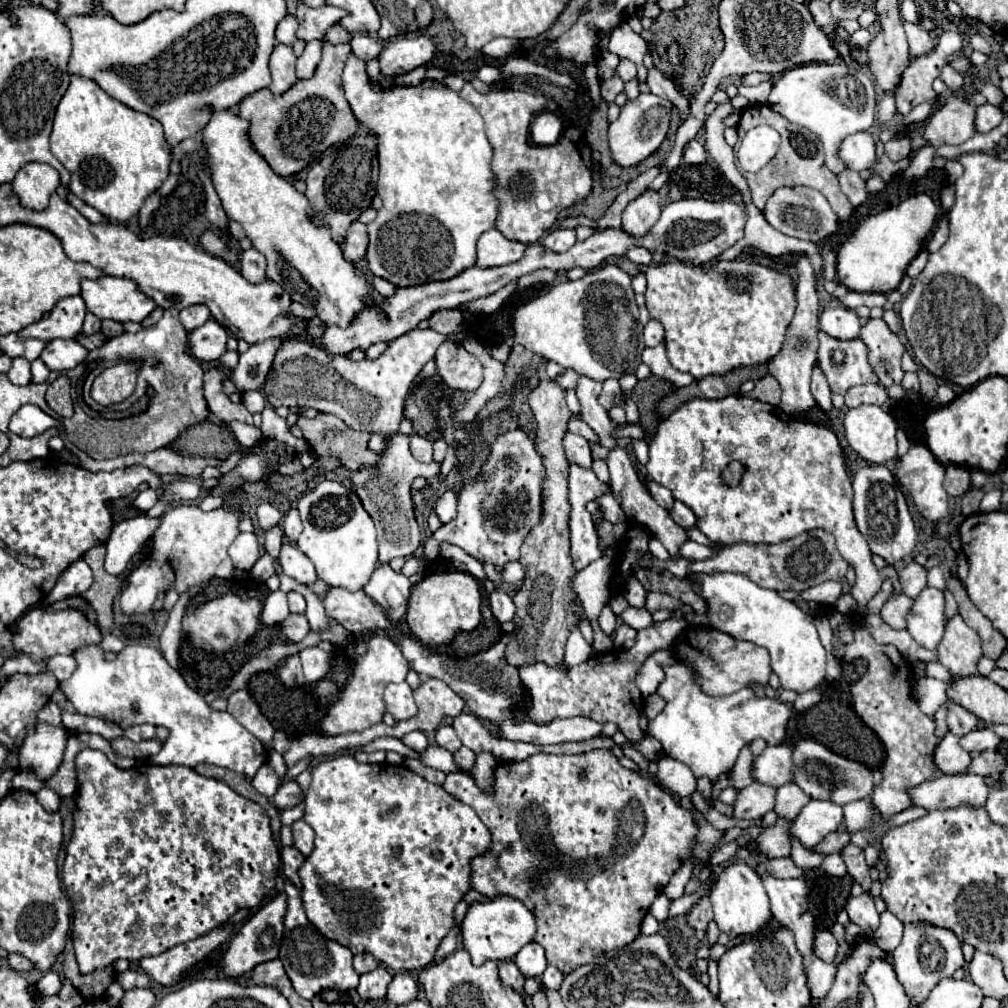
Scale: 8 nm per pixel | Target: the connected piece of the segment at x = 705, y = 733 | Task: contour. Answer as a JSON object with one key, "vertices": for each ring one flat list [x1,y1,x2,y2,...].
{"vertices":[[681,662,663,666,663,672,665,680,659,684,657,694,665,700,665,708,655,720,649,720,649,734,663,744,667,756,689,766,695,778,709,776,715,780,721,772,731,770,741,748,755,738,763,738,767,744,783,740,785,724,791,716,791,710,783,702,761,700,751,690,739,690,723,698,707,696,691,678,691,670]]}

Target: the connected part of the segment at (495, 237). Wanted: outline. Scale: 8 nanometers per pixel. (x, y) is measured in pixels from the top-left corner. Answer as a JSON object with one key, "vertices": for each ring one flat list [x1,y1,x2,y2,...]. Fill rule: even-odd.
{"vertices":[[491,228,483,232,477,242,477,266,491,268,517,262,519,258,523,258,525,248,525,244,507,240,497,228]]}

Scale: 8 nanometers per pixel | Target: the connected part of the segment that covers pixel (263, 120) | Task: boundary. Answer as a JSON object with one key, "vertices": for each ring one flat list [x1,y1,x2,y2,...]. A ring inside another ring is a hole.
{"vertices":[[325,44,323,58,311,80,299,80,297,86,281,96,269,92,269,88,257,90,239,104,239,116,249,122,249,140,253,148,267,160,279,176,293,176,305,166,315,162,329,146,351,138,359,122,345,100,341,74,347,58,351,56,349,44]]}

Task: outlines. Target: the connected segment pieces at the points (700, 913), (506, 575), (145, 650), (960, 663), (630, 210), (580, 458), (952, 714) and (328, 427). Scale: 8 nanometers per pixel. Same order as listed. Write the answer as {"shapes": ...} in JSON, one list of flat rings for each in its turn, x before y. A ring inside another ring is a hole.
{"shapes":[[[703,896,689,912,689,924,695,928,695,930,707,930,709,922,713,920,713,910,711,910,711,902,709,902,709,896]],[[507,562,507,566,503,566,503,570,499,570,499,574,501,574,503,582,515,584,525,576,525,570,523,570,523,566,519,562]],[[139,644,125,646,115,660,107,662,101,648,83,646,75,652,75,660,79,662,79,668,69,680,63,680,59,688,65,692,67,700,73,702,77,714,115,722,123,730,135,724,165,726,169,730,169,738,163,742,161,752,151,758,153,764,193,768,207,762,253,778,267,762,267,750,261,740,229,712,211,710,207,700,187,686,183,676,167,664,159,650],[133,708,137,708,137,712]],[[959,614,951,616,939,642,937,658,953,676,977,674,977,660,983,656,977,634,963,622]],[[643,192,623,210,623,230,633,238,643,238,643,234,653,227,661,214,659,192]],[[567,432,563,436,563,450,565,450,565,456,567,456,569,462,575,462,577,466,583,466,585,470,591,468,591,464,593,464,591,448,589,448,589,442,583,436]],[[947,702,947,726,957,734,963,736,973,730,973,726,979,722,979,718,971,712,967,712,963,706,955,702]],[[319,414,313,420,299,418,297,426,317,456,337,456,351,472,361,466,377,464,377,452,367,448,369,434,351,430,343,420,331,414]]]}

